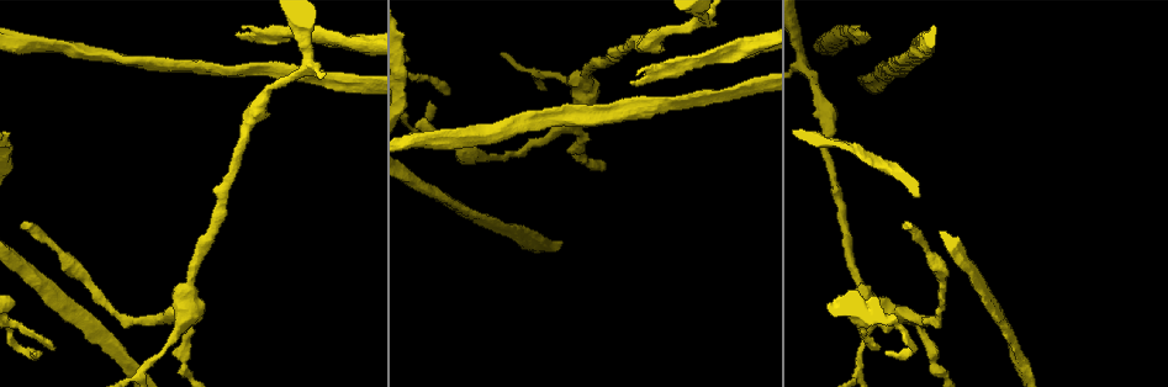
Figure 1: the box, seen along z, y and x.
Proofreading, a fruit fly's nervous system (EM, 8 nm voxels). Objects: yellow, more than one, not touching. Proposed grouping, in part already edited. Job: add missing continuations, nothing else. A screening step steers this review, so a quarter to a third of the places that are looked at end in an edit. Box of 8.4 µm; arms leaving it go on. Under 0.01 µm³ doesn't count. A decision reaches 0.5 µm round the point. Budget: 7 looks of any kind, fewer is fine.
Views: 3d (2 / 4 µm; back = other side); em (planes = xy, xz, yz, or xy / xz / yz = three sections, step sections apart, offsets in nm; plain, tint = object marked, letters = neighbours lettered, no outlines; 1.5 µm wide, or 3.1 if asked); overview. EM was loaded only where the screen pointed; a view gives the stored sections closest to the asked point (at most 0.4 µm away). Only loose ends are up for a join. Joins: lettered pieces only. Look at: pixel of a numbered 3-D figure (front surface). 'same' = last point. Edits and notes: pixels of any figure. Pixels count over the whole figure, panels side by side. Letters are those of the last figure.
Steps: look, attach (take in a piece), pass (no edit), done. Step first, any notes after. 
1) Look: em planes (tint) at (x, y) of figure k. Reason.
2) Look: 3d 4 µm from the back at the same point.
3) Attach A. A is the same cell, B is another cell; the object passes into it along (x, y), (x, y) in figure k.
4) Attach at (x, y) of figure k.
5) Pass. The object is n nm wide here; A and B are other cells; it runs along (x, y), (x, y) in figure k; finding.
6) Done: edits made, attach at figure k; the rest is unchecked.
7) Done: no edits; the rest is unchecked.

Look: 3d 2 µm at (21, 225) of figure 1. Tapers out.

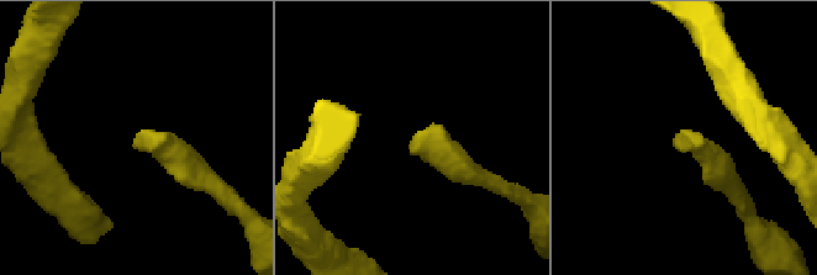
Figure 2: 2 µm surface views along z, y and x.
Look: em xy step 4 (tint) at (415, 152) of figure 2.

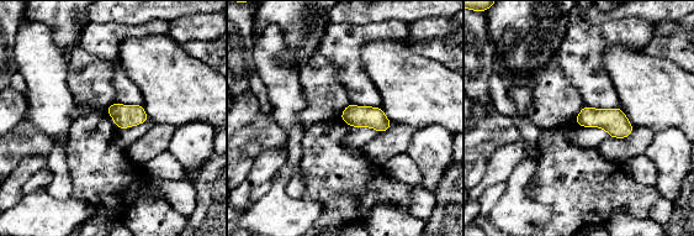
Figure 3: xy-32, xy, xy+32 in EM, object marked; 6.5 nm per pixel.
Look: em planes (letters) at the same point. Cut it another way.

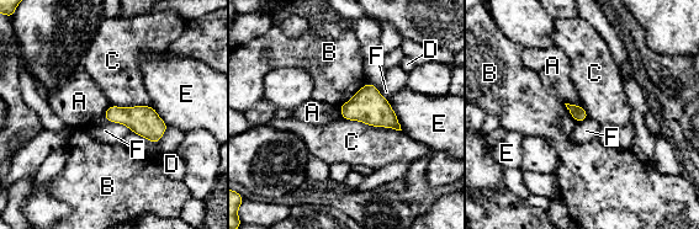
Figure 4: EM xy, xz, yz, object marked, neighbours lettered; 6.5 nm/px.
Pass. A, B, C, D, E and F are other cells; no lettered piece goes on from it.

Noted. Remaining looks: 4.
Look: 3d 2 µm at (52, 349) of figure 1. Thin end.

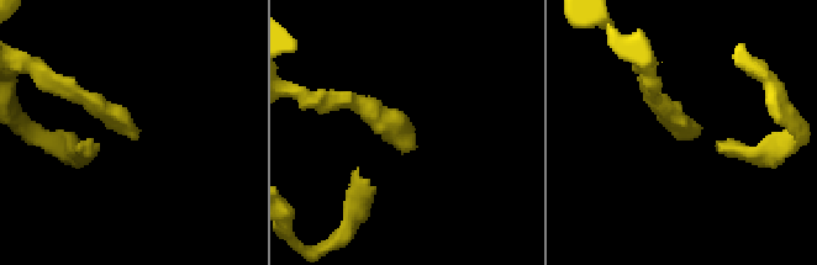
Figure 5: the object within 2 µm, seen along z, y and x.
Look: em 3.1 µm xz step 16 (letters) at (135, 134) of figure 5. Now the EM.

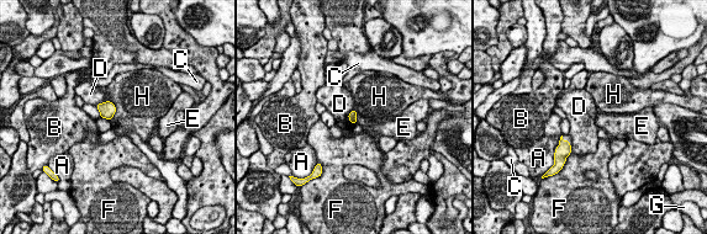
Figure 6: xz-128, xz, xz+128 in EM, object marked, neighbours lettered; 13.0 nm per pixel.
Pass. The longest contact is with H, 280 nm; A, B, C, D, E, F, G and H are other cells; no lettered piece goes on from it.

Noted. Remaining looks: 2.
Look: em planes (letters) at (633, 83) of figure 1. Free end.

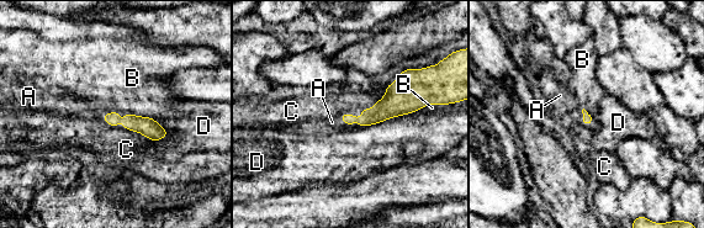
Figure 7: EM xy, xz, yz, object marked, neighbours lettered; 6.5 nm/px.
Attach at (69, 106) of figure 7. The longest contact is with D, 400 nm; A is the same cell, B, C and D are other cells; the neuron continues.

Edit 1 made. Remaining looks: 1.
Done: edits made, attach at figure 7; the rest is unchecked.

